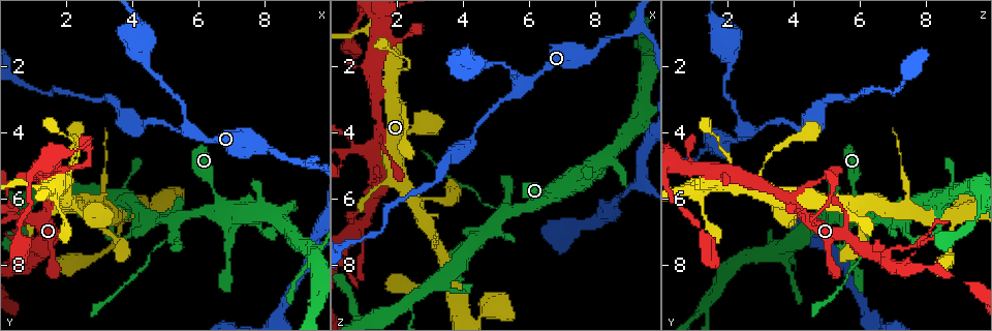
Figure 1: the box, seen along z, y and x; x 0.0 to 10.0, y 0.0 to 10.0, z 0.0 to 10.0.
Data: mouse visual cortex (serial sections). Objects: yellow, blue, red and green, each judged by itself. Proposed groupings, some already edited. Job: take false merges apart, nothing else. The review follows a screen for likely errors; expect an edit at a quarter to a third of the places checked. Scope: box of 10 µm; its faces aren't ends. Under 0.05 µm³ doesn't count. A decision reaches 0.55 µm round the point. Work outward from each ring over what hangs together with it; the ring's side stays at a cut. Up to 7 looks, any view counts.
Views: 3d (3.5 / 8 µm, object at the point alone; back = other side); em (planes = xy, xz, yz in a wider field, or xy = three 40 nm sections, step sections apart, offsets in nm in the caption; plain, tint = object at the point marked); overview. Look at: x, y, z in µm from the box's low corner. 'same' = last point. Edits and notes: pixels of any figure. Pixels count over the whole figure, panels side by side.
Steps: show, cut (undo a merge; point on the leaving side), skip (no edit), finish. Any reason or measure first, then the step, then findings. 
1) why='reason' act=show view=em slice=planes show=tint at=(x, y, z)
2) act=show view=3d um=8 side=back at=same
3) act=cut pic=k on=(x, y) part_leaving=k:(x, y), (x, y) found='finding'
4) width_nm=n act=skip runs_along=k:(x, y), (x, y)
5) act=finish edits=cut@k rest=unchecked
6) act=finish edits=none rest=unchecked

why='sudden change in width' act=show view=3d um=8 at=(0.70, 6.45, 4.45)

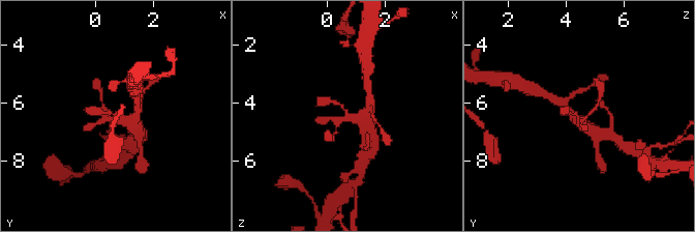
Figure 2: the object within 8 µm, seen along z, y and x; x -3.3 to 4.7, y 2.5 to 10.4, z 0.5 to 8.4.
arms=4 arm_widths_nm=150,150,150,450 act=show view=em slice=xy step=3 show=tint at=same

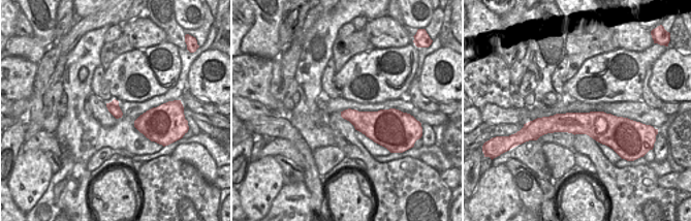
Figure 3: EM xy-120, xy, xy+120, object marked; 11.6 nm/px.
act=skip runs_along=3:(621, 120), (617, 123), (536, 123) found='all the same cell'

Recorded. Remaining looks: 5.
act=show view=3d um=3.5 at=(5.85, 4.05, 2.55)

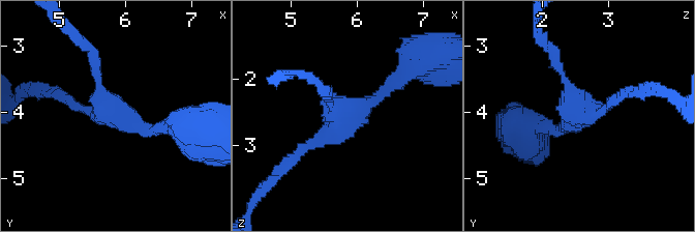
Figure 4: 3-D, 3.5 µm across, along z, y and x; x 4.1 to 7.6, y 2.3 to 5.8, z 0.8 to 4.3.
arms=3 arm_widths_nm=150,150,200 why='need the tissue' act=show view=em slice=xy step=3 show=tint at=(5.80, 4.00, 2.55)

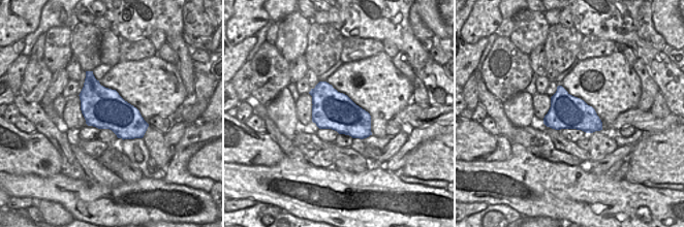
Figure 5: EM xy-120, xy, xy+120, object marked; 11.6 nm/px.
act=skip runs_along=4:(165, 125), (143, 128), (104, 107), (95, 56) found='continuous, no second cell'

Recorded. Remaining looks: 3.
why='sharp bend' act=show view=3d um=3.5 at=(6.60, 6.15, 5.95)

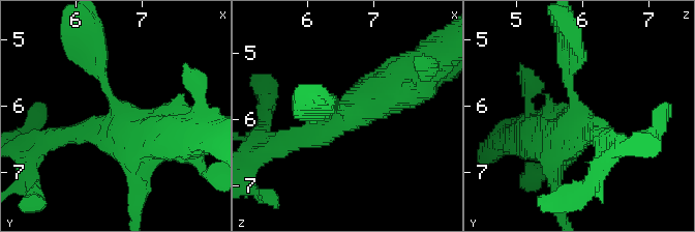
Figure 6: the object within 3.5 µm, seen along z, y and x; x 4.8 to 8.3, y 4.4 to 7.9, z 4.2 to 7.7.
arms=4 arm_widths_nm=200,300,300,600 act=show view=em slice=xy step=5 show=tint at=(6.60, 6.20, 5.95)

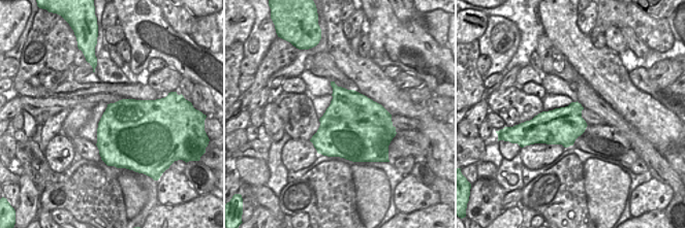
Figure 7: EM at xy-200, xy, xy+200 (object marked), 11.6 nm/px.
width_nm=750 act=skip runs_along=6:(96, 56), (119, 120), (176, 133) found='one cell here'

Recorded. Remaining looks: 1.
act=finish edits=none rest=unchecked

